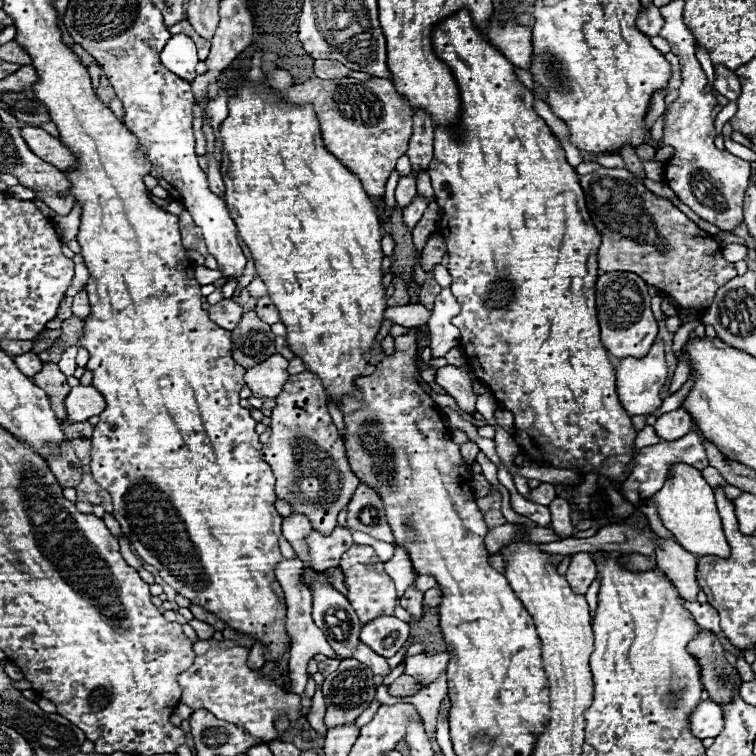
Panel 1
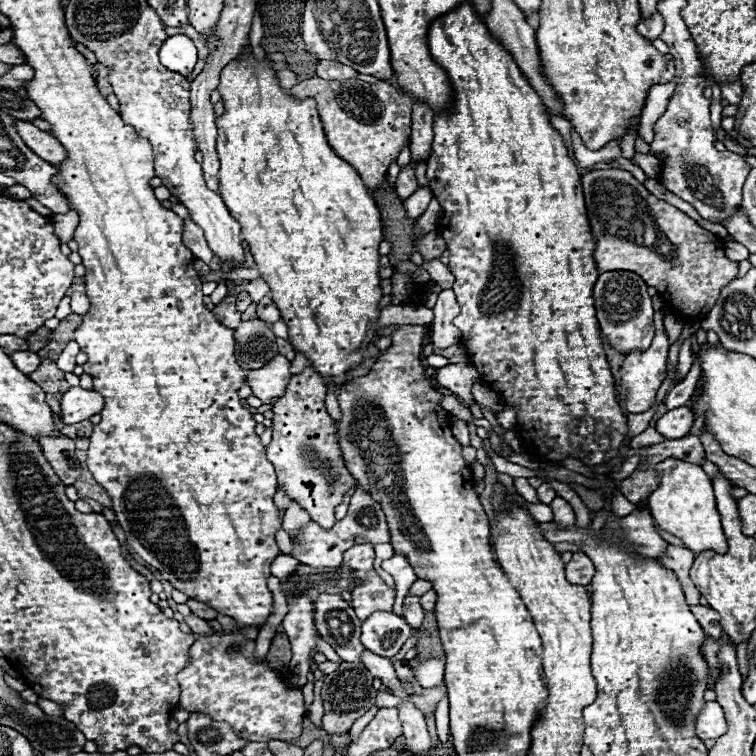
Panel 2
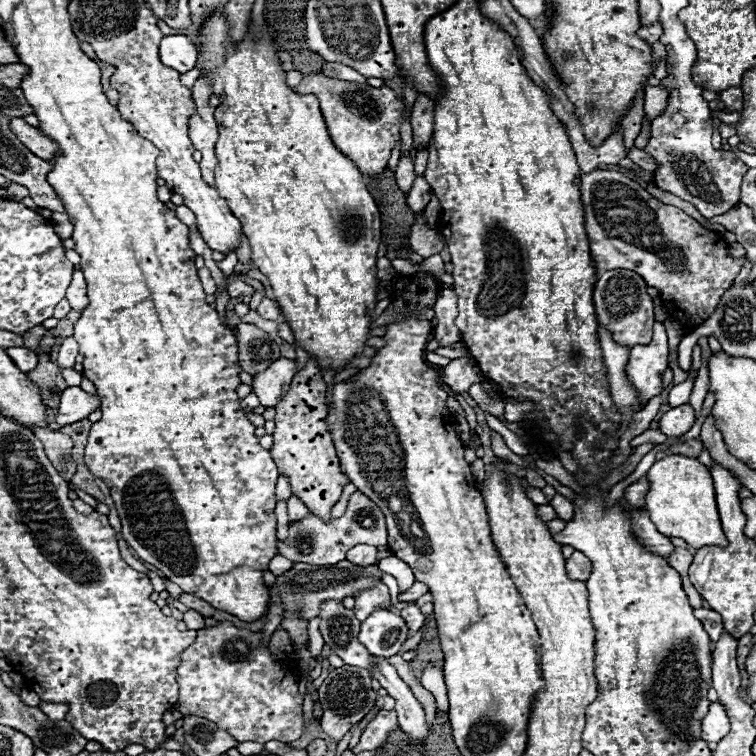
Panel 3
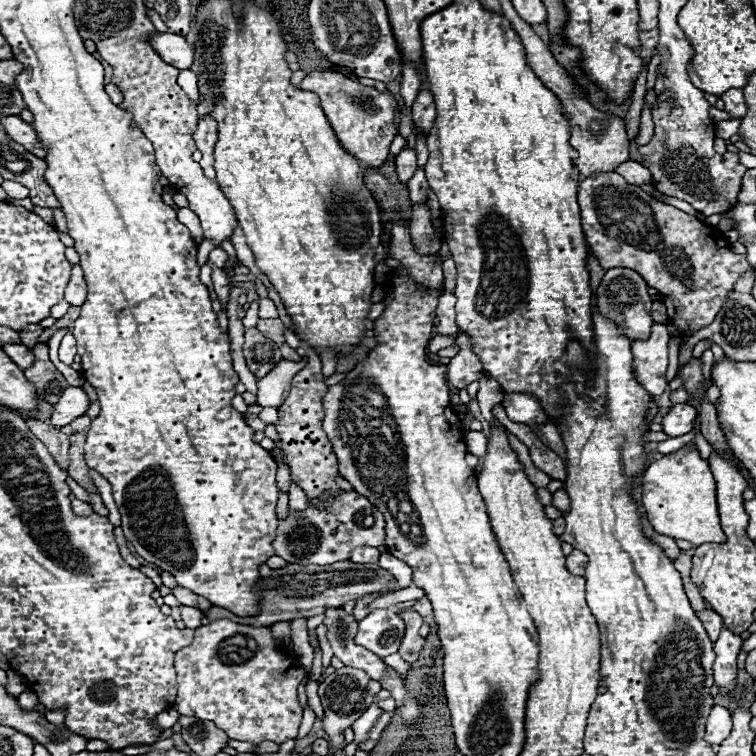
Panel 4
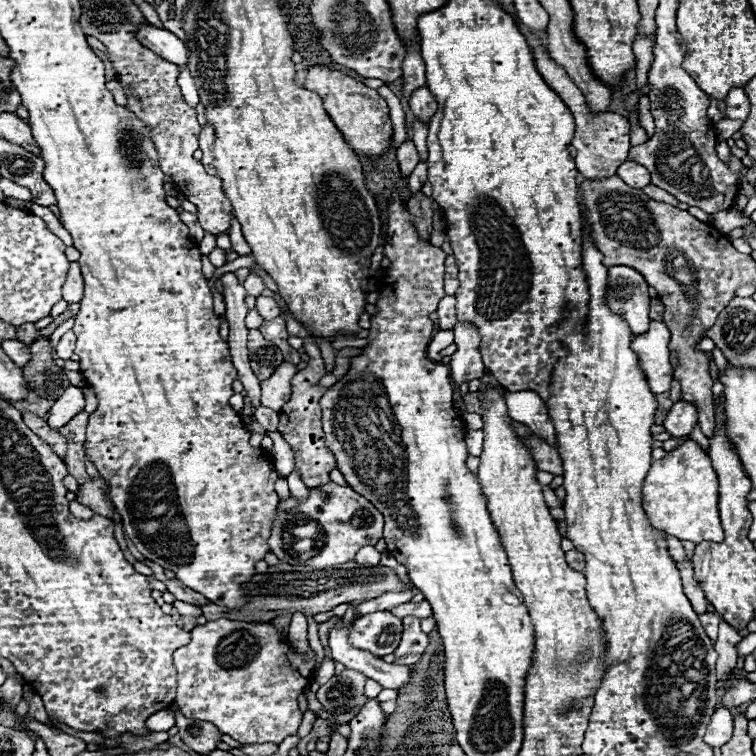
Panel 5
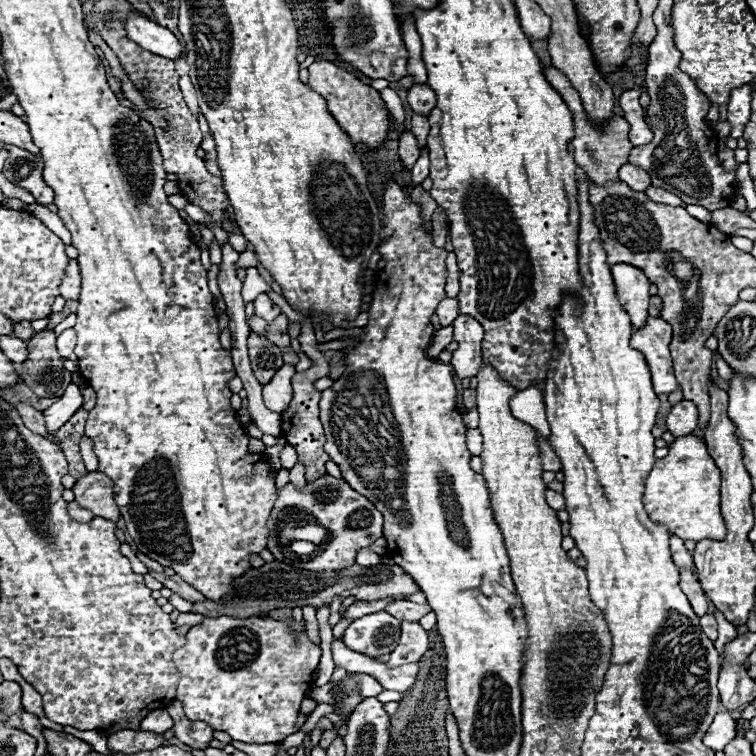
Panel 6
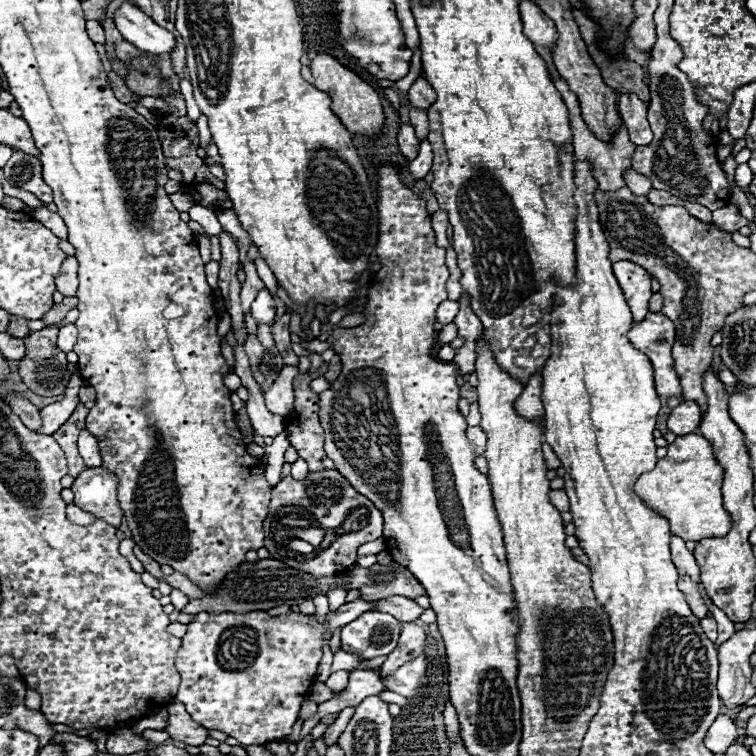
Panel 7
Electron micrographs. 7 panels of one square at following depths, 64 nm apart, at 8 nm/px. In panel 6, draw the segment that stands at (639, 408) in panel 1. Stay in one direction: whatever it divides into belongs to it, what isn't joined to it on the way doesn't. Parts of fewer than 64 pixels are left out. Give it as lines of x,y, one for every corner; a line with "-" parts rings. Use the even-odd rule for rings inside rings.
648,318
646,326
636,330
630,338
630,346
644,354
656,394
670,394
672,390
678,388
668,350
670,340
672,340
672,328
662,318

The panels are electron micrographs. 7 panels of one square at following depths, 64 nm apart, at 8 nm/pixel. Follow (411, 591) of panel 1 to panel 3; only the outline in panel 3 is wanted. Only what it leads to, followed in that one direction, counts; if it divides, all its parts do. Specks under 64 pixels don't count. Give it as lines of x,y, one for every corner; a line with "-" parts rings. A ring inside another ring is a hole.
410,604
410,606
402,608
400,610
400,616
406,620
406,624
410,628
410,634
418,632
422,628
422,624
424,624
424,614
420,612
420,608
416,604

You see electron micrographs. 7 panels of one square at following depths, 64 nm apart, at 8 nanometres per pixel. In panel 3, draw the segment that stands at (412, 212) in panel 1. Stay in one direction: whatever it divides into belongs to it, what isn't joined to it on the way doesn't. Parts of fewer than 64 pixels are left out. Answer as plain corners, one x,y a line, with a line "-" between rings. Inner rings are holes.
416,178
412,190
408,192
408,206
414,214
418,214
426,208
426,204
430,202
430,196
432,196
430,192
432,192
432,188
428,186
428,182
424,178

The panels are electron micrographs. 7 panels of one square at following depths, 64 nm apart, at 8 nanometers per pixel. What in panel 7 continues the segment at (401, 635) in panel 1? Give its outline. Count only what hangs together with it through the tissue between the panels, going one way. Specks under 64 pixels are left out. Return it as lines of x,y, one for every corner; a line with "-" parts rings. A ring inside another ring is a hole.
364,612
358,620
346,624
342,628
342,648
346,652
354,652
356,656
362,656
364,660
376,658
376,656
388,656
396,644
398,644
398,636
400,636
400,622
386,614
386,612

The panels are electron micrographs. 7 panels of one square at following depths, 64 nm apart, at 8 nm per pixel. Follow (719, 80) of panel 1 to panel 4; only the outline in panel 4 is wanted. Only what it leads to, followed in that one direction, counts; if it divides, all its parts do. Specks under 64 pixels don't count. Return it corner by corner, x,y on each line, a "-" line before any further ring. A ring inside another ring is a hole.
730,88
720,98
726,102
726,112
730,112
734,118
742,118
746,114
746,104
740,88

